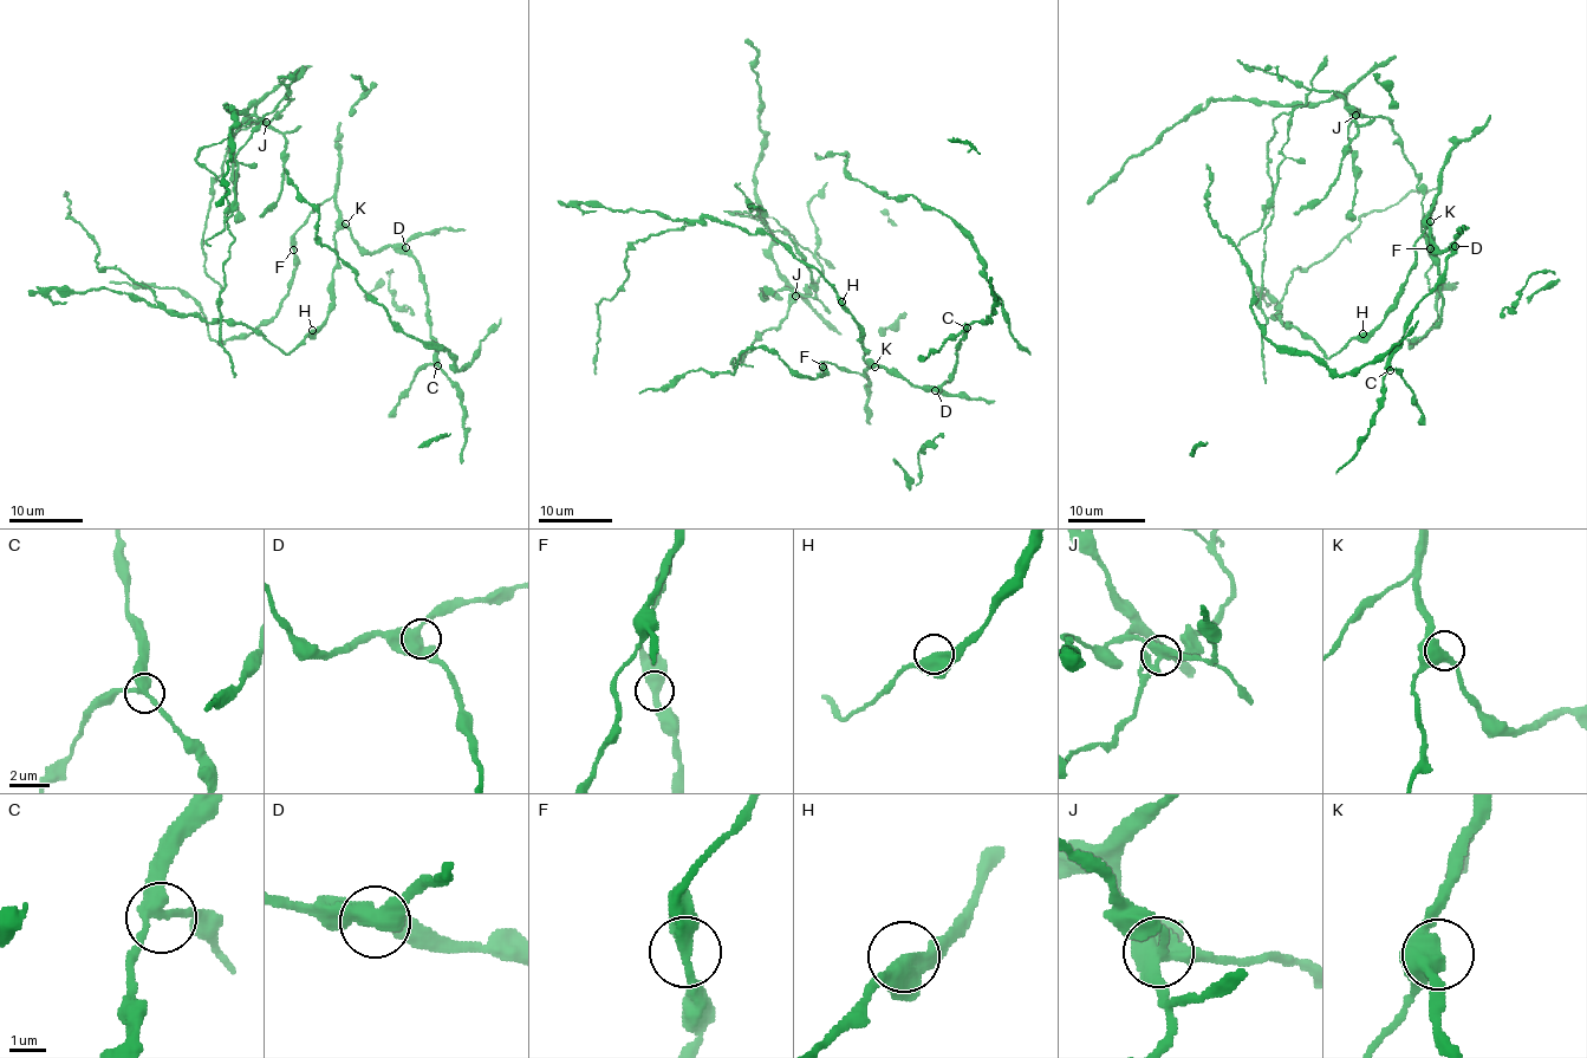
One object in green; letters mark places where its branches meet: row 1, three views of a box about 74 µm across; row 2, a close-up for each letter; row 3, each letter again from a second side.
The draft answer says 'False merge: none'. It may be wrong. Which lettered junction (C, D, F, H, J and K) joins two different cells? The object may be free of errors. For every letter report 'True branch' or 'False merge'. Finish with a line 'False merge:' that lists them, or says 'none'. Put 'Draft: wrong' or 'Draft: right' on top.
Draft: wrong
C: True branch
D: True branch
F: True branch
H: True branch
J: False merge
K: True branch
False merge: J

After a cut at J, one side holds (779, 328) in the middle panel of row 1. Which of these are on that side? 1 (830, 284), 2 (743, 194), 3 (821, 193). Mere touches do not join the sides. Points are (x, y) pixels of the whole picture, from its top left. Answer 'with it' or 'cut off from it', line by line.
1: cut off from it
2: with it
3: with it

